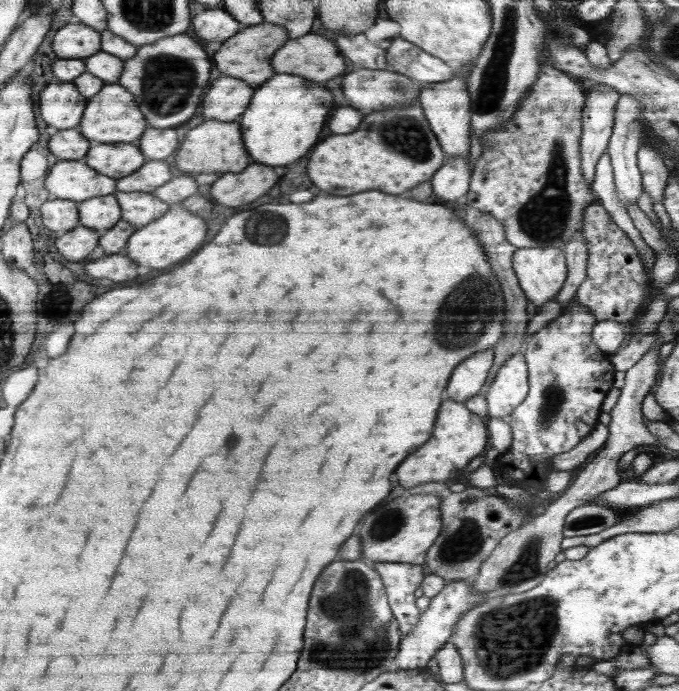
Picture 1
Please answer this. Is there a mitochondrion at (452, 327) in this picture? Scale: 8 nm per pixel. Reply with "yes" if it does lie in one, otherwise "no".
yes

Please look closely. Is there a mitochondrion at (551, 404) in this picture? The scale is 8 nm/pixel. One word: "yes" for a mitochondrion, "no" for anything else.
yes

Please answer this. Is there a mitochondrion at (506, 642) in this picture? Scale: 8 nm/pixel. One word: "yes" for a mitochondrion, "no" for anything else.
yes

